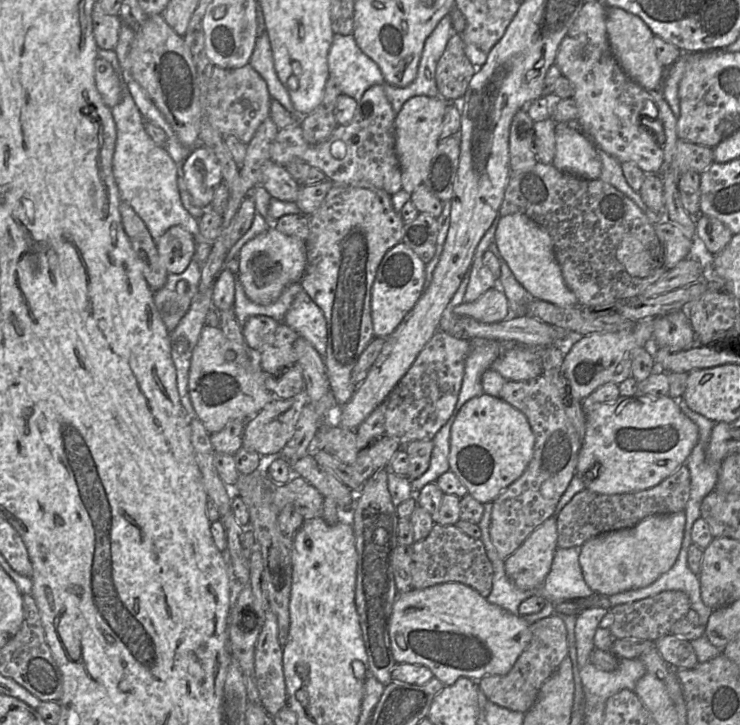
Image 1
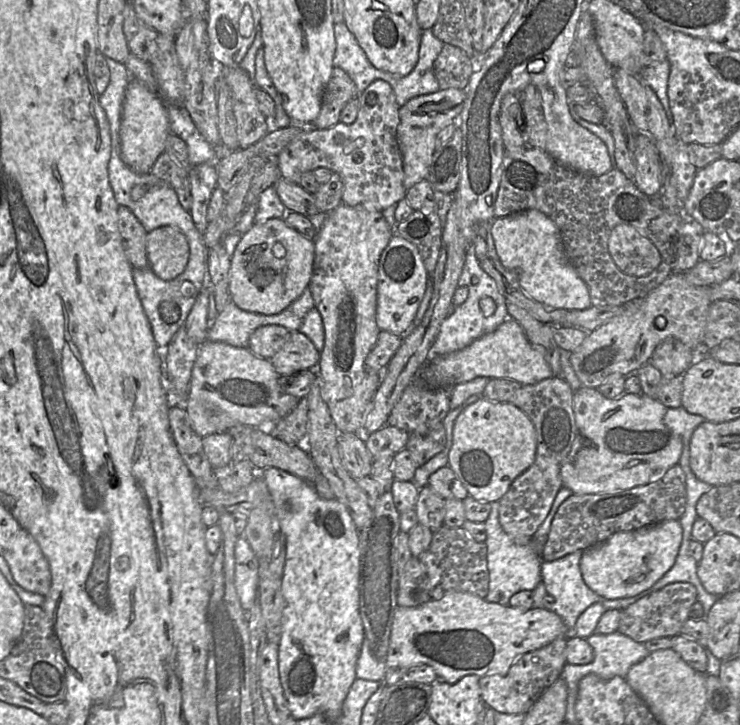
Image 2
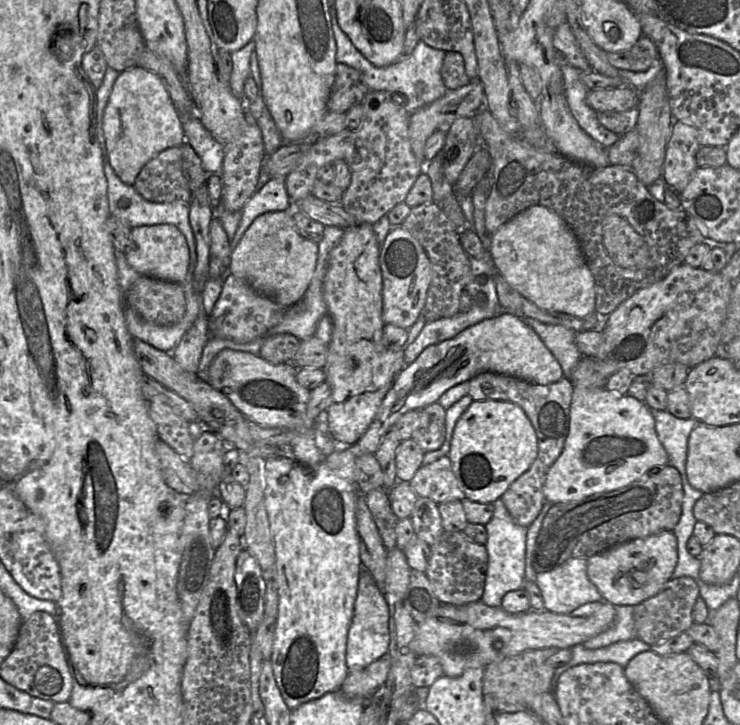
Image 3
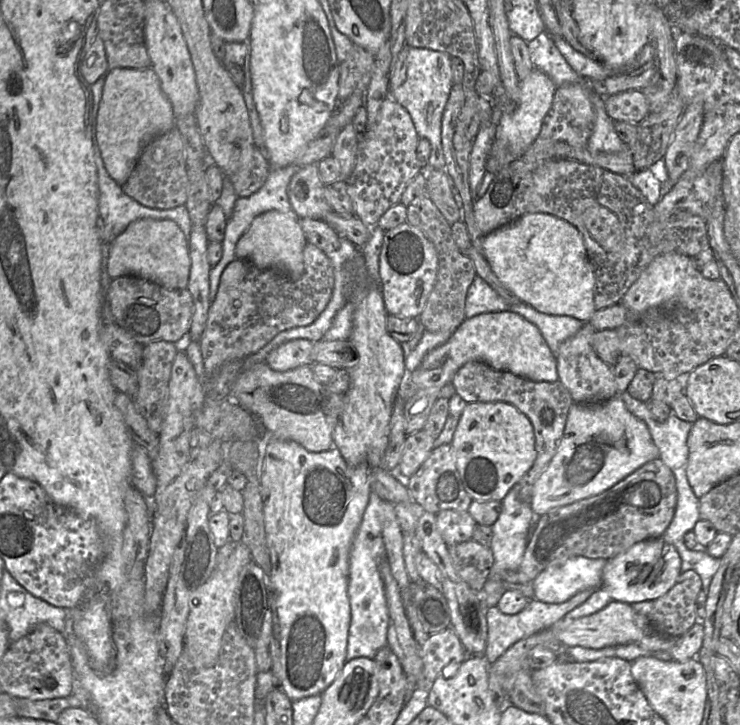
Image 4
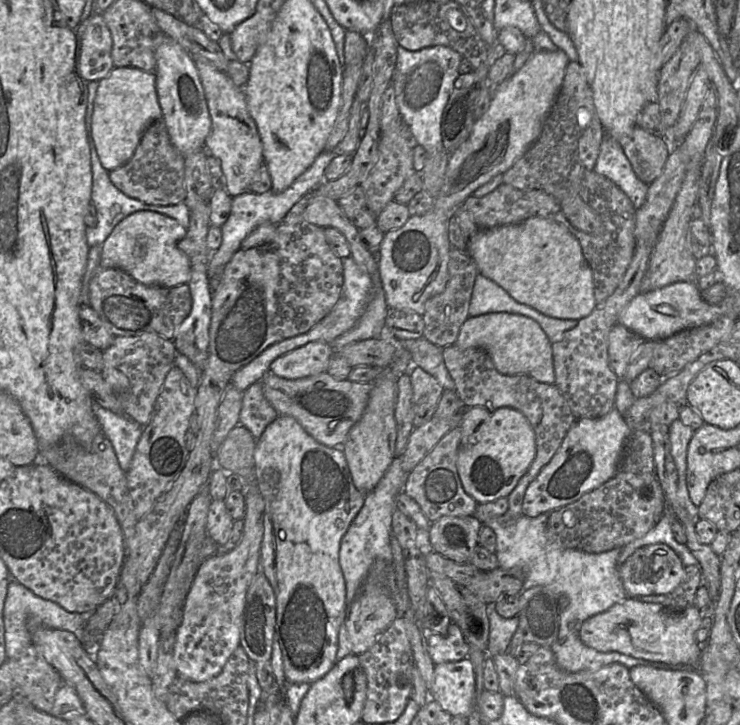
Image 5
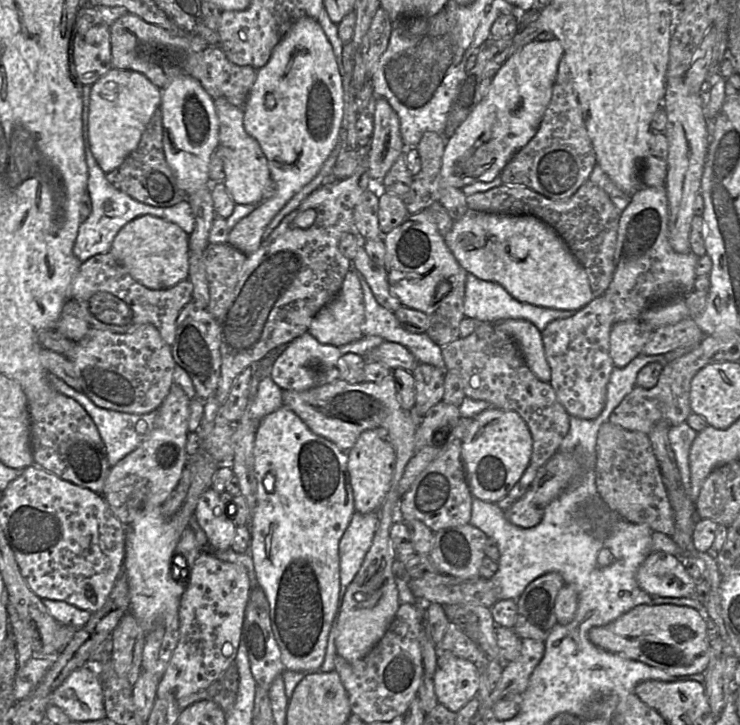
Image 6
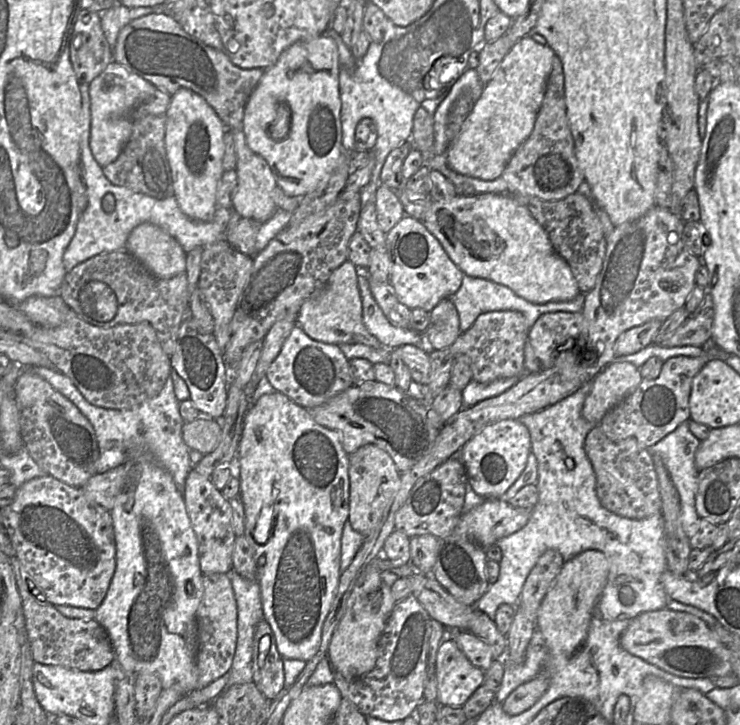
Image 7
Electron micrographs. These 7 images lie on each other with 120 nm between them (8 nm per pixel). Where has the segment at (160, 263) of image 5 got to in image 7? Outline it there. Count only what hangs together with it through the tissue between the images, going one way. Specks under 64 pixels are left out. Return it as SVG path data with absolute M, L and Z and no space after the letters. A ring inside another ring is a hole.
M149 222L130 232L125 250L158 278L170 279L186 271L187 253L178 241Z

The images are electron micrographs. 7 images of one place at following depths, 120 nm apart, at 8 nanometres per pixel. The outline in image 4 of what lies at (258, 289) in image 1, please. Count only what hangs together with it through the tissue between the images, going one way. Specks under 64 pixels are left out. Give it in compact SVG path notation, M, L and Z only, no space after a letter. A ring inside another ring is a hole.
M277 210L258 215L236 244L235 257L244 259L259 269L271 269L298 279L304 272L303 250L307 239L300 219L292 210L282 213Z

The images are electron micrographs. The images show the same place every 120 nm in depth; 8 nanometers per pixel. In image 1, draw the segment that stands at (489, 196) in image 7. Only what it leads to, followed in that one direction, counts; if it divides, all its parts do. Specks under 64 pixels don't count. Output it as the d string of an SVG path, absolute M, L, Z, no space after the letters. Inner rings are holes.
M524 214L501 216L495 242L500 255L517 281L535 298L559 307L579 306L575 293L566 285L556 259L550 234Z

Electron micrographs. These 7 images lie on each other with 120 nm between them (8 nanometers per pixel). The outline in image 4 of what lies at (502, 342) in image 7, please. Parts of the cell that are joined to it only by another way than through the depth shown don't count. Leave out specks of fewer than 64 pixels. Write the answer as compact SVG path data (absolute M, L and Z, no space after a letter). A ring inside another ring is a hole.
M481 361L465 363L455 373L451 383L456 394L467 404L503 401L514 405L529 418L533 425L537 456L528 472L512 487L521 501L529 503L535 482L549 465L562 439L569 409L574 402L569 391L560 381L533 381L509 371L495 370Z

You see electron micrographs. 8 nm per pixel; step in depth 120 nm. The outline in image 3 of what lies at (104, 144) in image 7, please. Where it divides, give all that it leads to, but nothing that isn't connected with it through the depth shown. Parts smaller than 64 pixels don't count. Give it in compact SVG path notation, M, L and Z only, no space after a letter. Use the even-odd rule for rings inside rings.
M141 66L124 70L116 78L103 113L102 131L109 163L127 185L133 185L142 167L161 151L184 143L180 115L161 79Z

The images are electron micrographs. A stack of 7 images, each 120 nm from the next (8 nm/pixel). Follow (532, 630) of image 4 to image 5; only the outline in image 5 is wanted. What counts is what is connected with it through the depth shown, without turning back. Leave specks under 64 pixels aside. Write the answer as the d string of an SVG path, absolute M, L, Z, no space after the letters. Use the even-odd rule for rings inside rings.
M494 605L487 606L487 617L489 620L487 654L488 657L493 658L507 652L507 648L517 630L519 618L518 615L512 618L501 617Z

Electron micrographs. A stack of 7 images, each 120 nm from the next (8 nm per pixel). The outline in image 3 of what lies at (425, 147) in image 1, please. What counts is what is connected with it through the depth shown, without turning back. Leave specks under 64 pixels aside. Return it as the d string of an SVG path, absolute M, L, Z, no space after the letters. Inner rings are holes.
M471 80L469 84L455 89L448 90L446 94L424 106L410 115L409 118L409 136L413 154L420 163L426 162L424 156L424 147L426 140L440 126L451 126L452 123L460 117L473 117L474 114L485 107L484 88L480 80Z

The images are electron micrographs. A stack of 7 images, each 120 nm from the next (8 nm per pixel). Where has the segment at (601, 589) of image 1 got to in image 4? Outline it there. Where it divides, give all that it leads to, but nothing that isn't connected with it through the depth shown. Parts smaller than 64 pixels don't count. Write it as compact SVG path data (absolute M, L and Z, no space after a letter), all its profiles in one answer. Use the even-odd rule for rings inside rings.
M662 537L635 543L626 551L607 560L602 581L612 600L623 603L653 601L667 593L681 574L681 558L676 548Z

